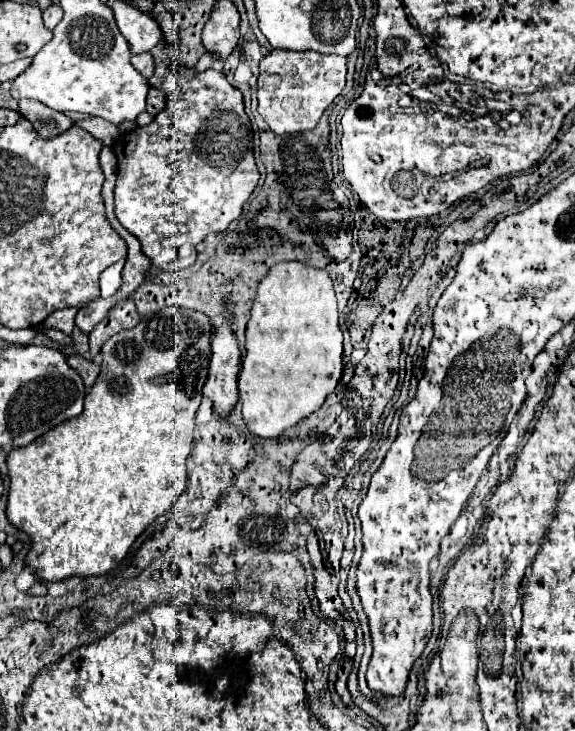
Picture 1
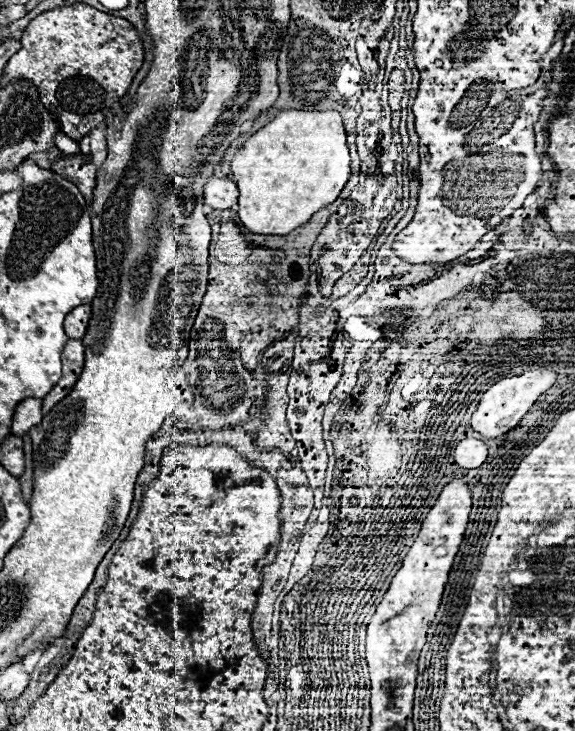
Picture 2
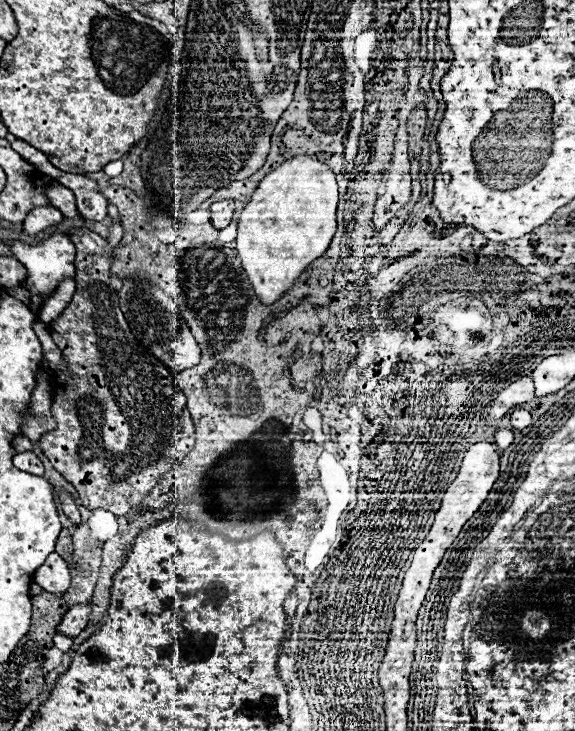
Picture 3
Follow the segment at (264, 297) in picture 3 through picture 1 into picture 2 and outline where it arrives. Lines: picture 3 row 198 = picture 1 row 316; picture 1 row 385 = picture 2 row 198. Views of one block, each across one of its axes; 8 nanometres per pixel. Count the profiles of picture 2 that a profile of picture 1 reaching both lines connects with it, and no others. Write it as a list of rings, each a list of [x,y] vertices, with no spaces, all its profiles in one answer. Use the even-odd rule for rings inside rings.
[[[284,110],[280,112],[272,122],[268,122],[264,128],[260,128],[234,156],[232,160],[232,174],[234,174],[234,182],[238,184],[238,190],[240,190],[240,198],[238,198],[238,216],[242,220],[242,226],[252,232],[252,234],[264,234],[264,236],[288,236],[292,230],[296,230],[298,226],[310,222],[310,218],[330,206],[342,192],[342,188],[346,186],[348,178],[350,178],[350,152],[348,152],[348,146],[346,146],[346,132],[344,132],[344,126],[342,126],[342,118],[338,112],[310,112],[310,110]]]

